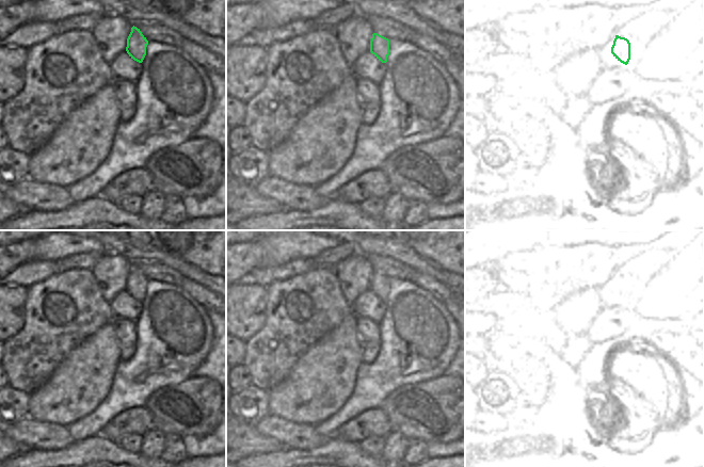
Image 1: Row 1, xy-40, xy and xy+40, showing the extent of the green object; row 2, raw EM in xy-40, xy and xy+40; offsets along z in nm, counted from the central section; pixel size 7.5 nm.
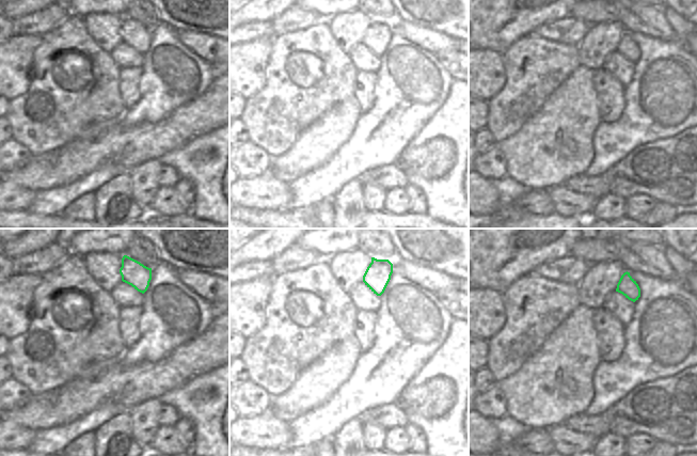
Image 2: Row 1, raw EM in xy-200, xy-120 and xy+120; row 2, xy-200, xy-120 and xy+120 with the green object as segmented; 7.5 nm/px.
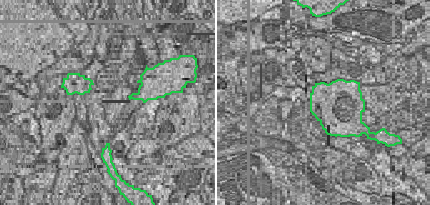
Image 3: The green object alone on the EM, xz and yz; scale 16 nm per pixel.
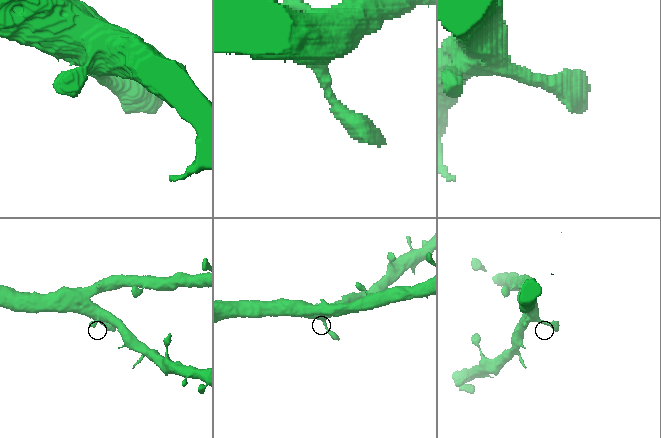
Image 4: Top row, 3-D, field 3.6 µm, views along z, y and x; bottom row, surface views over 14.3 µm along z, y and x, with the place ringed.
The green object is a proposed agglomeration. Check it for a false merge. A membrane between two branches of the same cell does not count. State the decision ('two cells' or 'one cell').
one cell

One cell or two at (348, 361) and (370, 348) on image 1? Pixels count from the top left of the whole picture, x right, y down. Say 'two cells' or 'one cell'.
two cells

